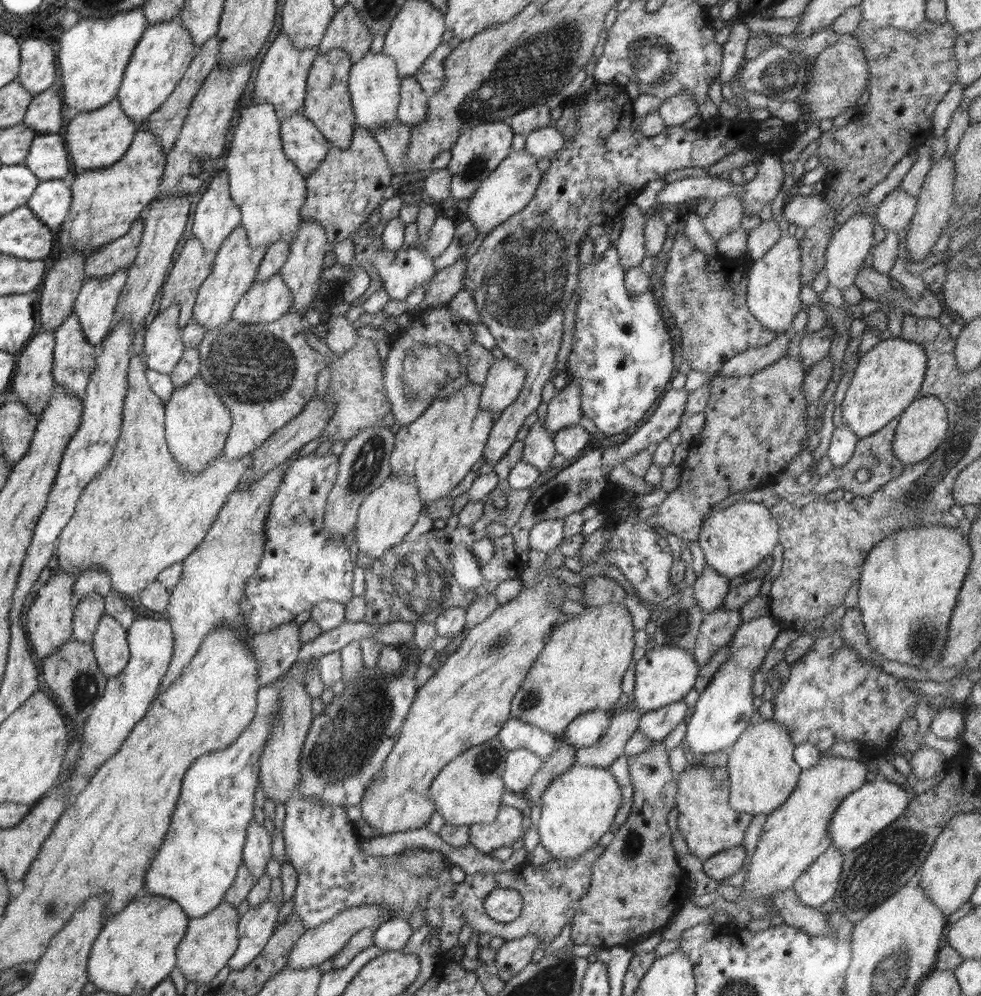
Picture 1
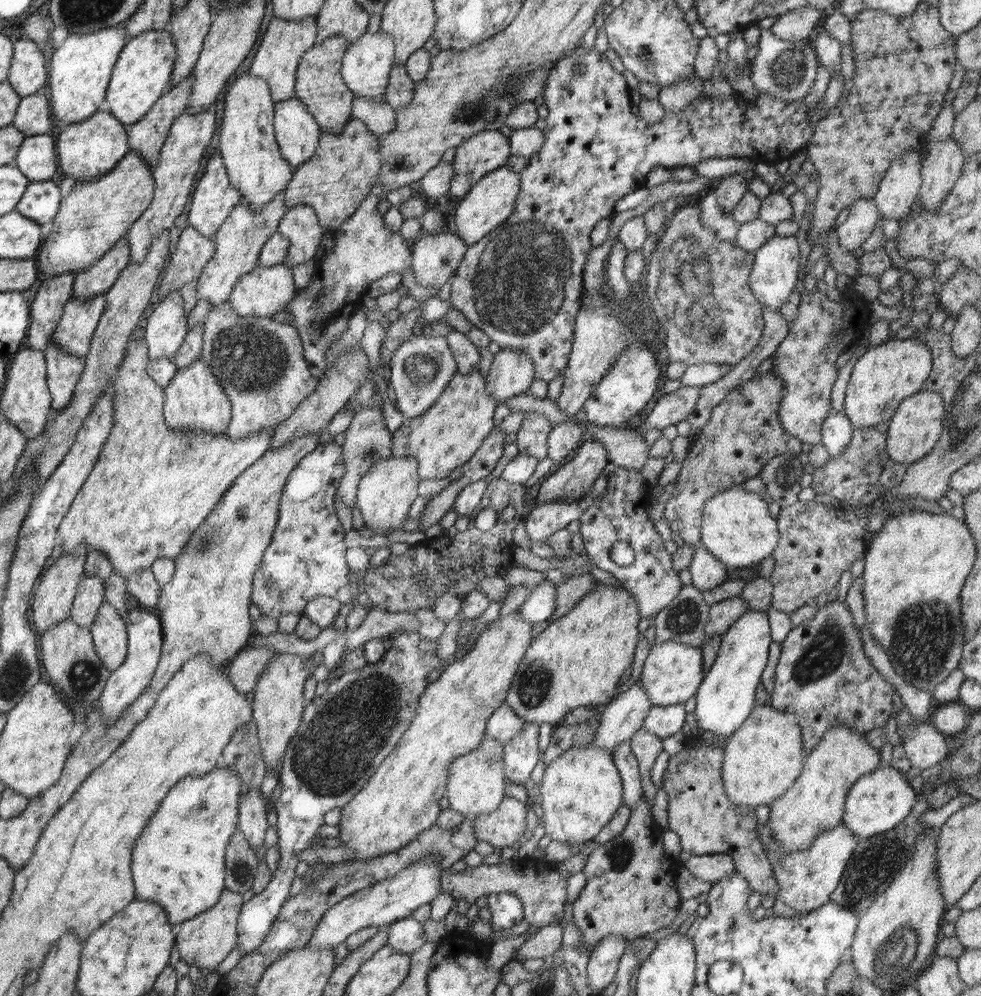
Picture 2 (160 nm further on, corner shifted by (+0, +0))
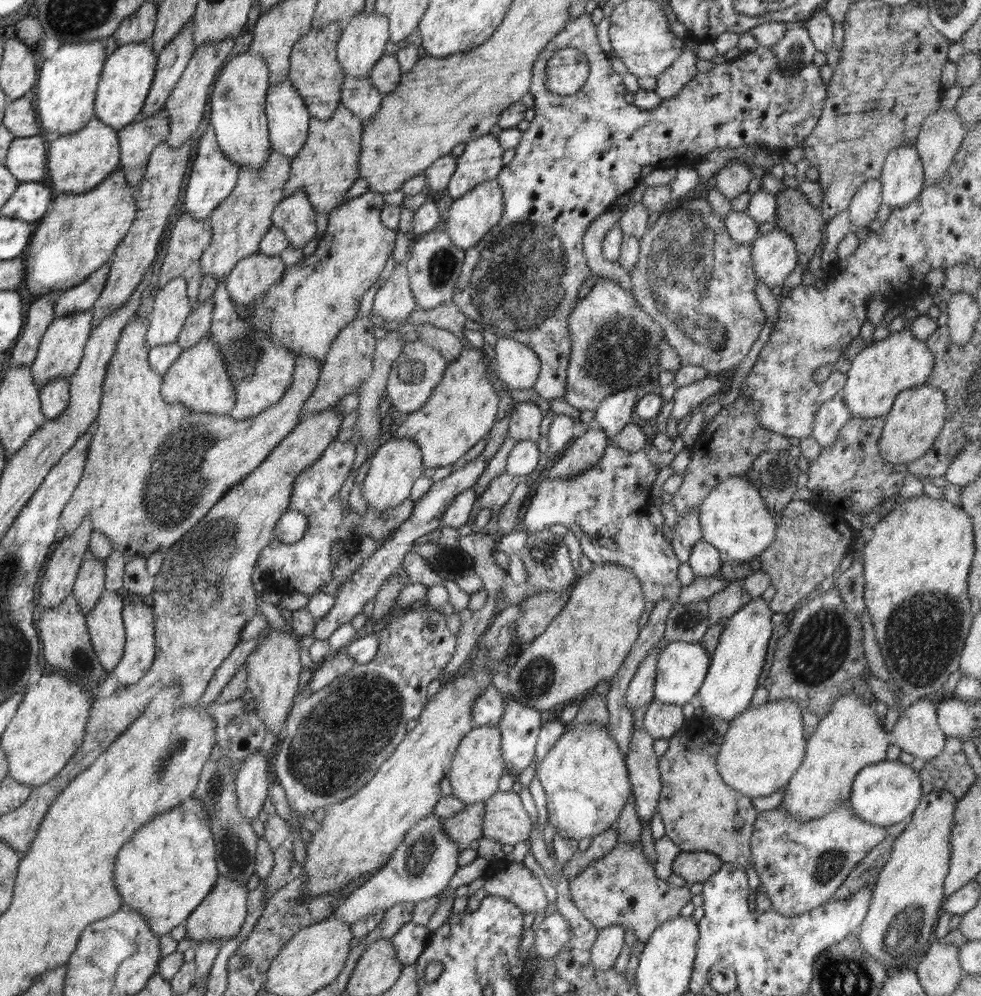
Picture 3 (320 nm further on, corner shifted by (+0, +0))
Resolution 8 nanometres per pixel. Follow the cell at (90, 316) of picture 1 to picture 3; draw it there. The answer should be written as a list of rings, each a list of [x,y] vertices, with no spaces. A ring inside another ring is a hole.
[[[93,309],[70,316],[63,316],[62,318],[55,318],[50,323],[40,341],[37,355],[31,364],[34,384],[38,388],[39,385],[48,383],[52,378],[73,377],[83,357],[83,348],[87,346],[91,330],[94,328],[92,321]]]

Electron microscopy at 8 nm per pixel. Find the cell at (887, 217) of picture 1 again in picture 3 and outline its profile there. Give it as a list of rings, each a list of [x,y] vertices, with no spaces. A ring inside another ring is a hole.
[[[915,147],[893,148],[879,177],[883,203],[893,209],[905,207],[920,194],[924,180],[923,164]]]

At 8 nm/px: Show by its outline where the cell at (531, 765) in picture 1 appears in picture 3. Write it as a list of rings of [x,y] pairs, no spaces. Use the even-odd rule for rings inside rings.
[[[503,697],[504,712],[498,723],[506,773],[517,777],[534,758],[540,728],[546,722],[542,713]]]

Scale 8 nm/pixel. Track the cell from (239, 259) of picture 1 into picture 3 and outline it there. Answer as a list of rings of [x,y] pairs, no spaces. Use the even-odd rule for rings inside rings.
[[[270,149],[262,172],[252,172],[248,167],[239,170],[238,181],[233,191],[223,200],[208,218],[212,238],[207,249],[204,249],[201,259],[203,274],[212,274],[216,280],[224,281],[234,265],[258,252],[259,244],[264,234],[273,225],[271,214],[276,205],[285,197],[283,188],[290,178],[291,160],[280,154],[276,149]]]

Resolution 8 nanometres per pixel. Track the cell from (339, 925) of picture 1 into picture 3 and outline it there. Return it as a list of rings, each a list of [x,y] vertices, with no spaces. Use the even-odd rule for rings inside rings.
[[[432,814],[421,818],[409,828],[402,842],[394,849],[388,862],[374,873],[360,888],[353,890],[344,904],[333,915],[344,924],[356,923],[376,911],[386,912],[402,902],[418,903],[438,897],[458,871],[459,846],[448,836],[441,823],[443,819]]]

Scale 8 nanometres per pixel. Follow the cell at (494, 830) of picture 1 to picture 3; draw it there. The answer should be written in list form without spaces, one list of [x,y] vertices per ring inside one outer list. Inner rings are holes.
[[[496,791],[488,800],[485,800],[485,815],[483,820],[483,836],[493,838],[504,846],[513,846],[524,842],[531,836],[533,825],[529,814],[524,810],[518,793],[511,791]]]

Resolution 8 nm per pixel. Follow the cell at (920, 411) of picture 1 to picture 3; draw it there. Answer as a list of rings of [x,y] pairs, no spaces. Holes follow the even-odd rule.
[[[928,385],[904,390],[896,395],[896,400],[885,418],[879,440],[880,457],[892,464],[907,465],[921,458],[934,444],[934,440],[944,427],[946,398],[944,394]]]

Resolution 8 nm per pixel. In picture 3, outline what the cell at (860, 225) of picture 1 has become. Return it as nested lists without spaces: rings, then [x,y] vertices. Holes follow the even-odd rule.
[[[868,180],[858,187],[847,208],[854,228],[862,229],[869,226],[870,221],[876,218],[882,203],[879,180]]]

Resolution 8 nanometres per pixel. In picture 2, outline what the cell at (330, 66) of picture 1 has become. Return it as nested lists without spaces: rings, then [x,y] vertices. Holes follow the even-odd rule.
[[[332,36],[324,40],[322,44],[314,44],[301,57],[296,69],[295,97],[299,98],[312,113],[322,131],[329,133],[341,133],[347,120],[352,118],[351,110],[355,94],[348,88],[348,85],[341,77],[341,62],[348,44],[344,36]]]

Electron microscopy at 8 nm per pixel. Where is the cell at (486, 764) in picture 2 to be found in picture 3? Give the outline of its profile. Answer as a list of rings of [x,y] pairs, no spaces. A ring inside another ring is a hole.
[[[472,727],[457,746],[450,769],[450,784],[453,795],[465,805],[485,802],[498,791],[498,780],[506,773],[501,747],[501,732],[498,727]]]

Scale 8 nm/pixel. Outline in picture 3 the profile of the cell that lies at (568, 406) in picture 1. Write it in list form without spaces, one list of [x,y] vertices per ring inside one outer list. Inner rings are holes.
[[[600,277],[572,309],[568,328],[571,353],[564,400],[579,411],[594,411],[606,399],[632,385],[649,383],[648,373],[659,362],[663,329],[615,280]]]

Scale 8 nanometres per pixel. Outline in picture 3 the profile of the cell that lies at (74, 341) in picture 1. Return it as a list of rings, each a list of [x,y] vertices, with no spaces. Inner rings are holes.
[[[52,378],[48,383],[39,385],[40,405],[46,421],[52,421],[66,410],[69,404],[69,388],[72,378]]]

